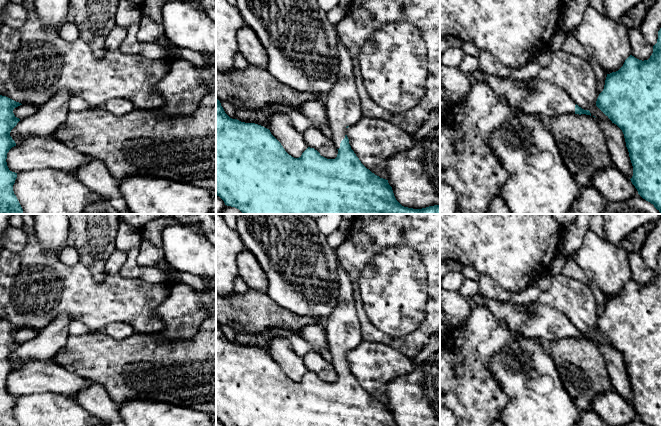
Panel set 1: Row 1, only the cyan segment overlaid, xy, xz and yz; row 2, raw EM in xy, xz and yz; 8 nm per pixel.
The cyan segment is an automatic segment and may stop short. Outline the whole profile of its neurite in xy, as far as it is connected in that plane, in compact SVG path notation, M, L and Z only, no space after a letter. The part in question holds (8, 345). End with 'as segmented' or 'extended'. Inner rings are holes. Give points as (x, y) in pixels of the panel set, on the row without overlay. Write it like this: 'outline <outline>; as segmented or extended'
outline M0 319L0 426L19 426L13 415L17 397L9 394L6 383L9 374L16 370L10 356L20 345L13 337L20 329L22 328Z; as segmented

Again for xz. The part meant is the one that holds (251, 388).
outline M338 259L336 275L338 280L337 304L334 310L326 318L326 330L329 348L332 353L332 365L335 367L338 374L338 378L335 383L327 383L321 380L317 374L310 371L308 371L299 382L292 381L285 375L281 367L271 358L269 353L255 347L245 347L237 343L230 342L225 337L220 325L216 322L216 419L219 420L224 426L398 426L394 420L392 411L388 407L388 404L380 402L367 393L351 373L349 363L346 359L346 353L361 343L362 331L353 299L354 286L348 273L342 267Z; extended

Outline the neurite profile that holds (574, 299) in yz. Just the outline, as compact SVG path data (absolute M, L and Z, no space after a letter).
M560 273L552 277L550 288L540 293L538 302L562 312L579 331L589 334L598 344L612 347L596 330L597 303L586 284Z

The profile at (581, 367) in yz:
M563 338L547 343L562 384L579 411L592 409L593 399L613 389L598 343Z

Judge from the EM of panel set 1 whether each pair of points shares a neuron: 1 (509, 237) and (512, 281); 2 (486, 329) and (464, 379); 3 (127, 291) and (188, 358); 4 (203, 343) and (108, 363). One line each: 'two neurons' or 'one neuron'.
1: one neuron
2: one neuron
3: two neurons
4: one neuron

